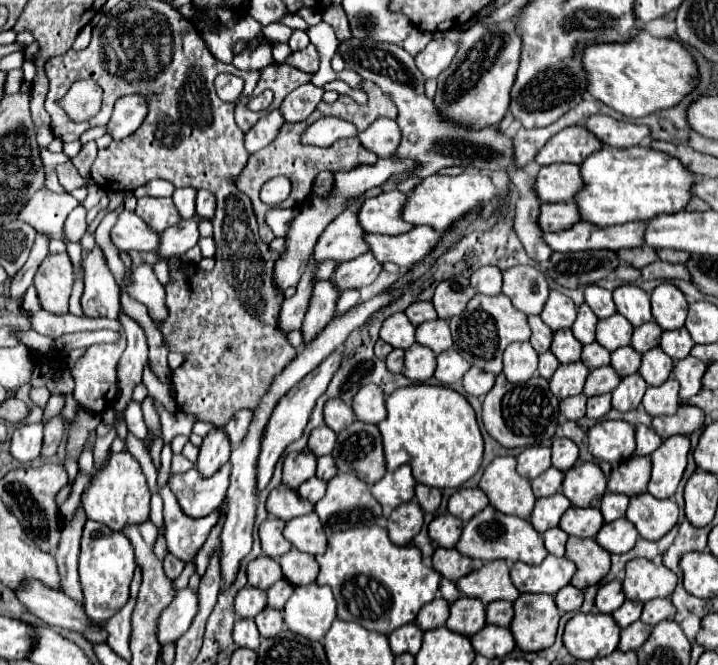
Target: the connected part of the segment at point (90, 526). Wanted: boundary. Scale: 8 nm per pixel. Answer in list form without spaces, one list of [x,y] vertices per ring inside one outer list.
[[[87,520],[83,538],[81,538],[81,554],[79,554],[79,576],[85,598],[85,612],[97,624],[107,622],[117,610],[125,606],[129,600],[129,584],[135,572],[135,556],[133,546],[127,542],[125,534],[117,534],[99,522]]]

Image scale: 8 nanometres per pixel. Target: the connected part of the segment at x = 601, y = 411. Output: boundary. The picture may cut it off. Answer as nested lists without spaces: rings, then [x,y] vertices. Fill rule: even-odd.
[[[601,394],[601,396],[593,396],[587,400],[587,416],[601,420],[607,412],[611,410],[611,394]]]

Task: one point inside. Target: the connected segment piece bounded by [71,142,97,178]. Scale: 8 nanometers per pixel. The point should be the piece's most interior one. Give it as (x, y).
(83, 160)

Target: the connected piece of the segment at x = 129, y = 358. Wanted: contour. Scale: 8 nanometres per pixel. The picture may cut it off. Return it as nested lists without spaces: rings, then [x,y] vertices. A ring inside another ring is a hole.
[[[125,312],[121,314],[121,324],[127,336],[127,350],[123,352],[119,364],[117,364],[117,400],[113,402],[113,410],[117,414],[117,420],[125,420],[123,412],[133,400],[133,388],[141,382],[143,366],[147,362],[147,338],[143,328]]]

